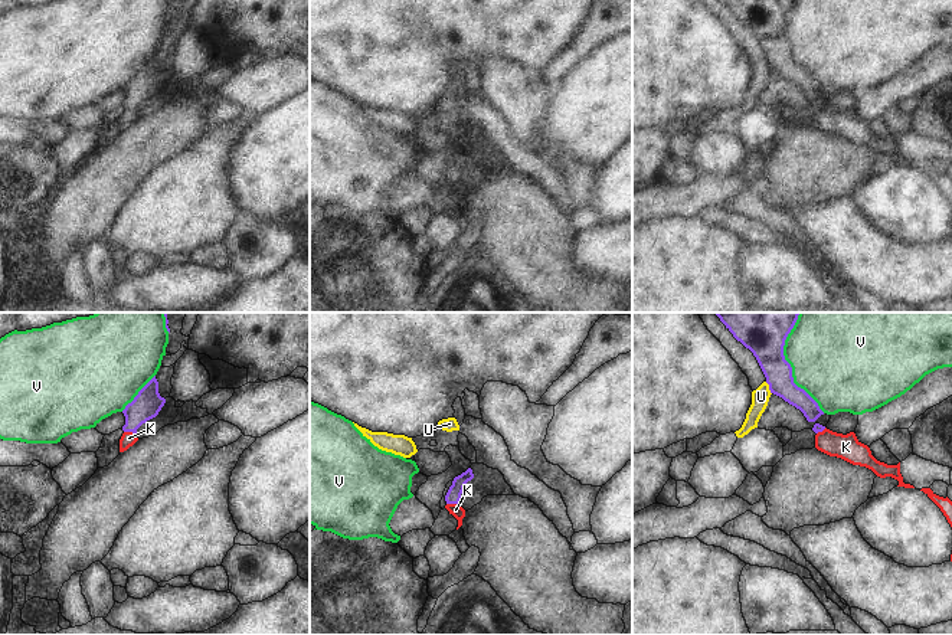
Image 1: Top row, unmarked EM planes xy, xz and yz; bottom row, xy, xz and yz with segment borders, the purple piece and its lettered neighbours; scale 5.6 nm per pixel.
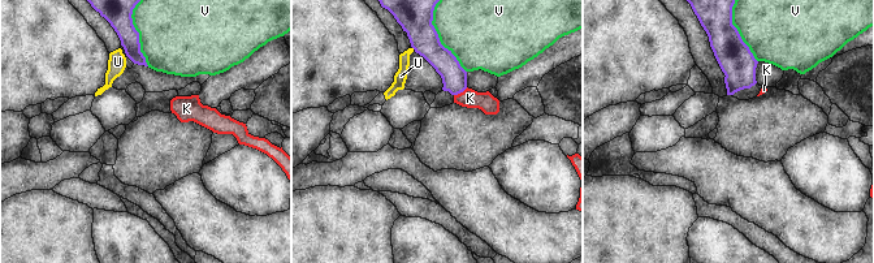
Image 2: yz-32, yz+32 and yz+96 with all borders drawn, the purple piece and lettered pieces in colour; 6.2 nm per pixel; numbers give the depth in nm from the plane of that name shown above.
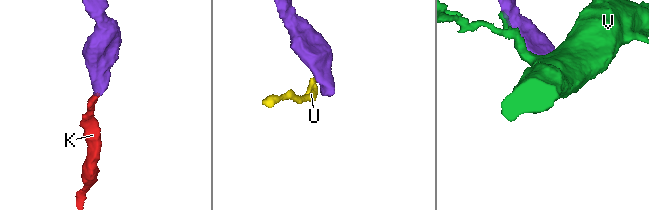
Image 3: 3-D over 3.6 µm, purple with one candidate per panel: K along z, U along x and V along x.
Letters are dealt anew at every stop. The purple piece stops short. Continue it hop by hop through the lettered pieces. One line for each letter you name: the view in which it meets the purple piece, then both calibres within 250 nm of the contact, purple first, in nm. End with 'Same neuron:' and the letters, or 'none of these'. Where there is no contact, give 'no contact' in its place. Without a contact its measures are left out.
K: meets purple in xy; 160 nm thick on the purple side, 80 nm on the other
Same neuron: K

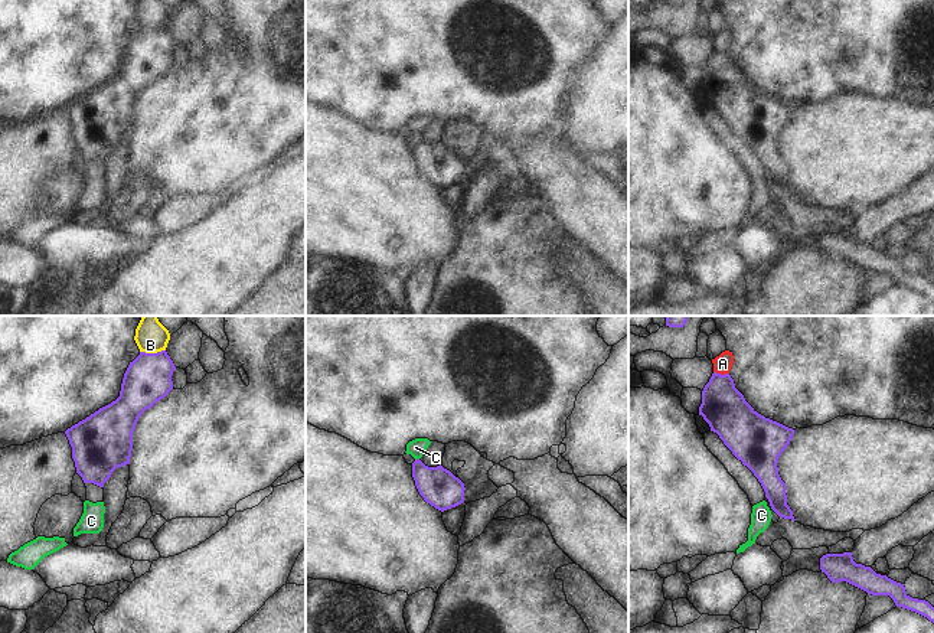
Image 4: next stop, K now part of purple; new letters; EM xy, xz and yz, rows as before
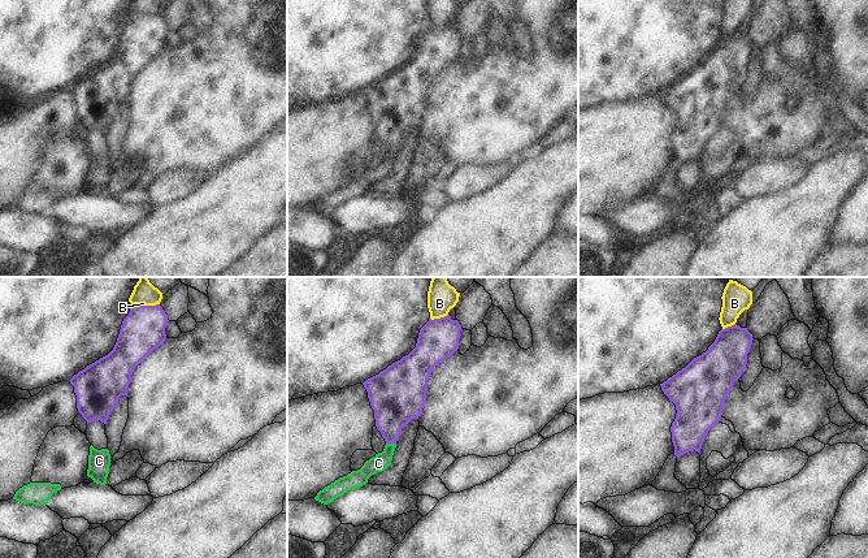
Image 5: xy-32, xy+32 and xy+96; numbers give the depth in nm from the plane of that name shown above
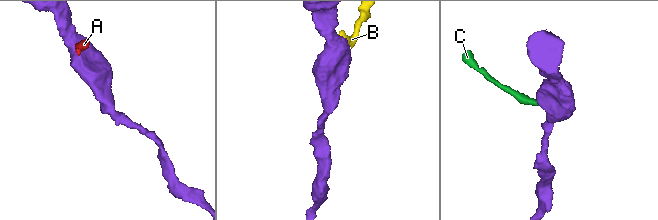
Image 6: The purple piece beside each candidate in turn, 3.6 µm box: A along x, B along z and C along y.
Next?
Same neuron: none of these

